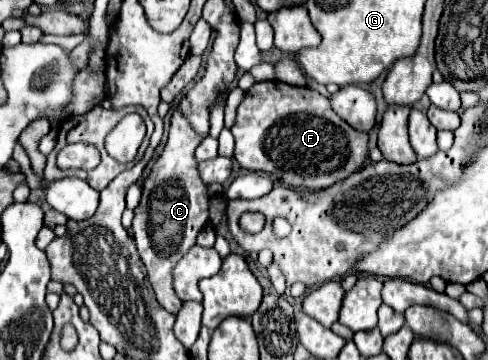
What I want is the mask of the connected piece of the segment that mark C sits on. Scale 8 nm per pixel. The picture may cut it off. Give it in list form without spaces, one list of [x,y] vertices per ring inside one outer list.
[[[176,110],[172,116],[168,142],[160,158],[156,160],[152,174],[144,182],[142,200],[134,210],[136,216],[132,222],[132,236],[148,270],[148,278],[156,292],[156,298],[160,306],[172,314],[178,314],[182,306],[172,290],[172,266],[176,266],[176,262],[196,244],[196,236],[208,220],[206,184],[198,176],[198,162],[194,158],[194,150],[200,140],[200,134],[196,134],[192,126],[188,126],[188,120]]]

